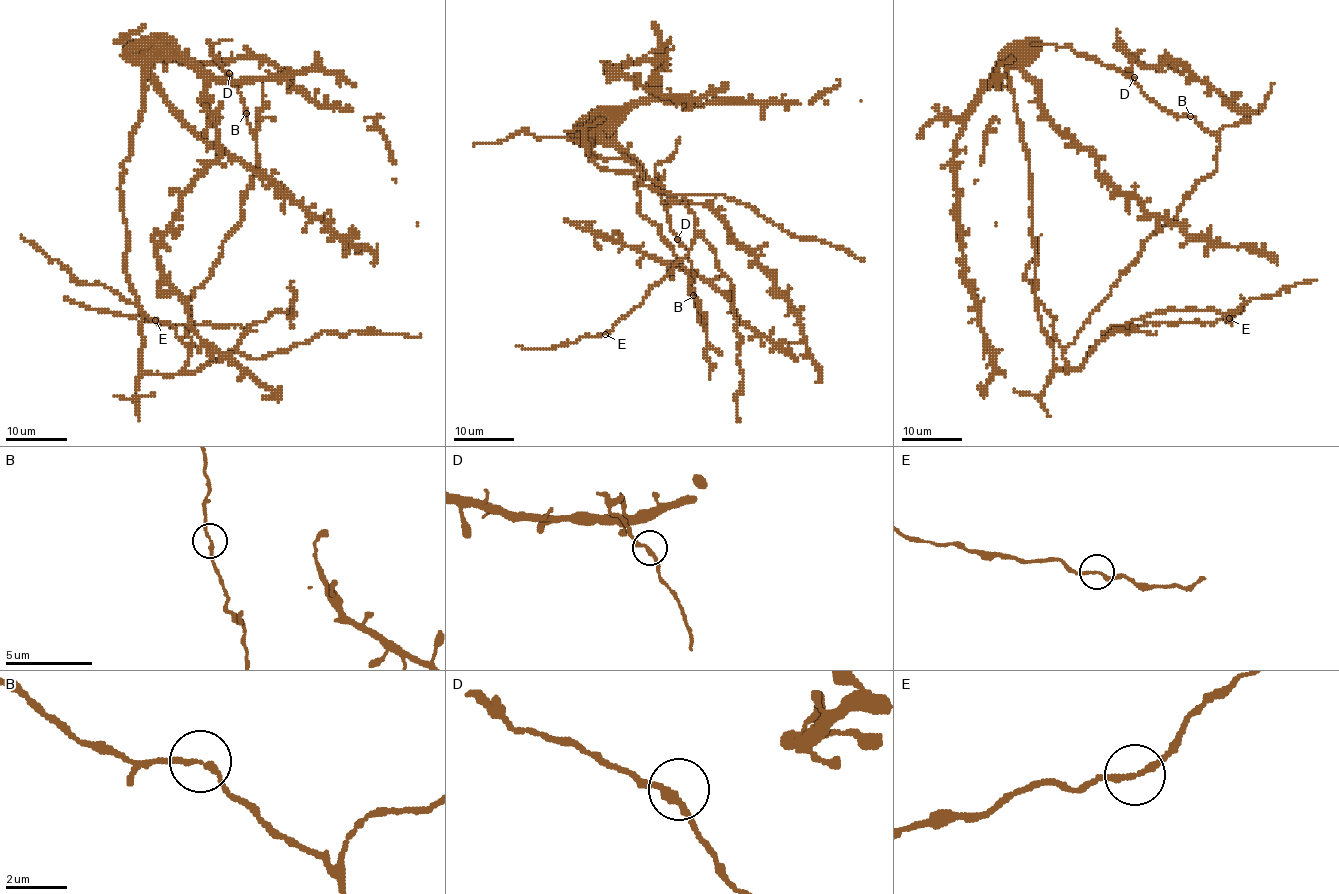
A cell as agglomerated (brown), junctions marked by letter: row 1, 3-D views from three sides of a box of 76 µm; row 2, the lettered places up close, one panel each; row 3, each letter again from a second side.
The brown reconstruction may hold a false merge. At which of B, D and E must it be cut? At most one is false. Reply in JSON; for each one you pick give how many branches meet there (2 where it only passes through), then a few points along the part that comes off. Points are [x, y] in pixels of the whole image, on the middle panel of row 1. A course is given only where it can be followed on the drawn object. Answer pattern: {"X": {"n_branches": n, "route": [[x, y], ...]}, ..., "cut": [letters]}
{"cut": []}

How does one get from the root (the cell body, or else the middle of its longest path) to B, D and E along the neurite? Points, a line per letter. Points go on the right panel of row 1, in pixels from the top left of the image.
B: (1036, 287), (1063, 352), (1142, 244), (1216, 170), (1219, 140), (1190, 116)
D: (1036, 287), (1063, 352), (1142, 244), (1216, 170), (1219, 140), (1193, 117), (1164, 111), (1134, 77)
E: (1036, 287), (1036, 299), (1054, 317), (1052, 332), (1069, 368), (1078, 368), (1111, 328), (1229, 319)

